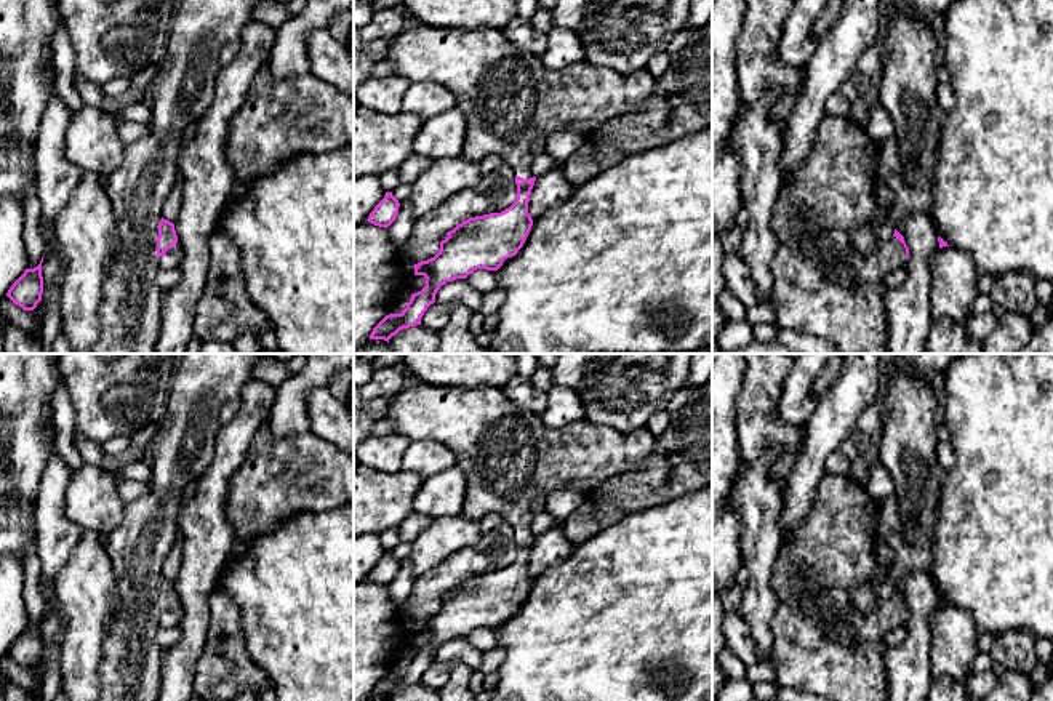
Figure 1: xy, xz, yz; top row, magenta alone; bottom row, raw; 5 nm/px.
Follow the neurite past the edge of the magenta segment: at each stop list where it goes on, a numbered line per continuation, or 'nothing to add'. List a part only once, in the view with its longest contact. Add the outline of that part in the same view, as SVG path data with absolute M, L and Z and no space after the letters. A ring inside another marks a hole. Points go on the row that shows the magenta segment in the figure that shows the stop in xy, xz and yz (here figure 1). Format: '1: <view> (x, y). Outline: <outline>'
1: yz (821, 287). Outline: M826 115L816 128L808 157L795 168L789 186L781 187L771 210L771 230L778 240L773 253L773 291L770 302L776 325L803 334L823 338L837 346L839 354L890 354L887 333L885 277L904 267L904 245L893 235L888 242L875 238L871 254L853 250L853 234L864 226L872 229L890 221L875 202L879 144L850 117Z

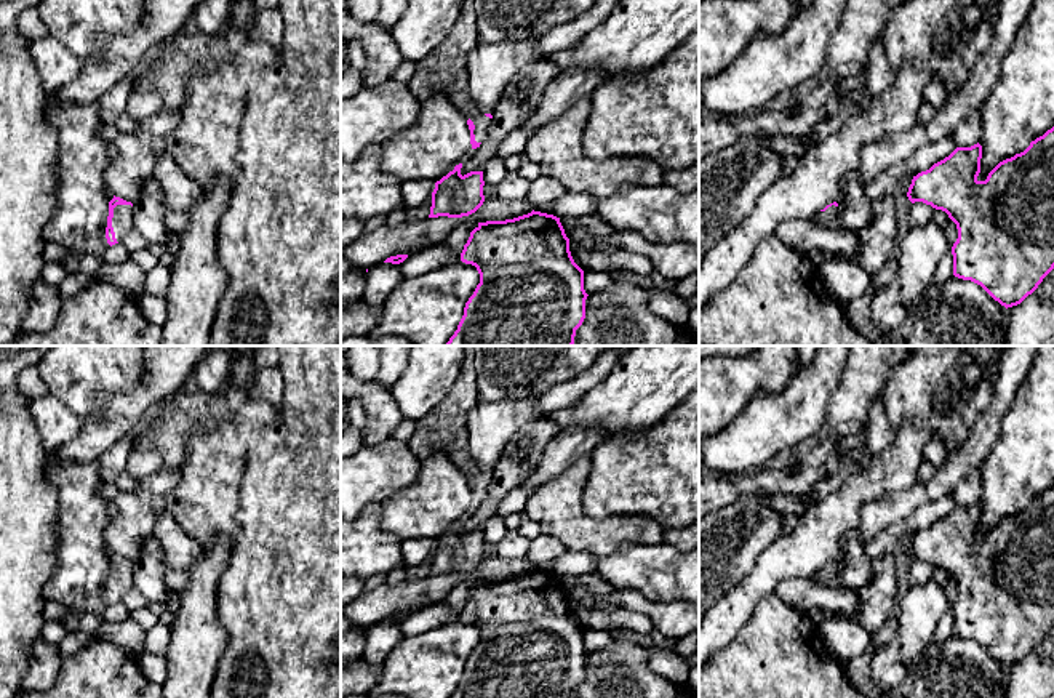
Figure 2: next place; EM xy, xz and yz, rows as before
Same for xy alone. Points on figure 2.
1: xy (122, 221). Outline: M117 205L114 208L112 227L114 227L117 242L122 242L125 234L133 229L133 207L131 205Z

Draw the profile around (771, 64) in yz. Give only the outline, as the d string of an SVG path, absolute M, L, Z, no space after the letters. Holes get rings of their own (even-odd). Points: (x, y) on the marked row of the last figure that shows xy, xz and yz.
M812 0L784 32L758 34L723 74L699 83L704 112L741 117L827 72L828 43L848 0Z

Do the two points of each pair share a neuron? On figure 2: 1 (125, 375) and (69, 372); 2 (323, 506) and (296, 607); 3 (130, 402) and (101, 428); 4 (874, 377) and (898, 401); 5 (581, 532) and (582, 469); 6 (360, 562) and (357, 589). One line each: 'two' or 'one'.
1: one
2: one
3: one
4: two
5: one
6: two

